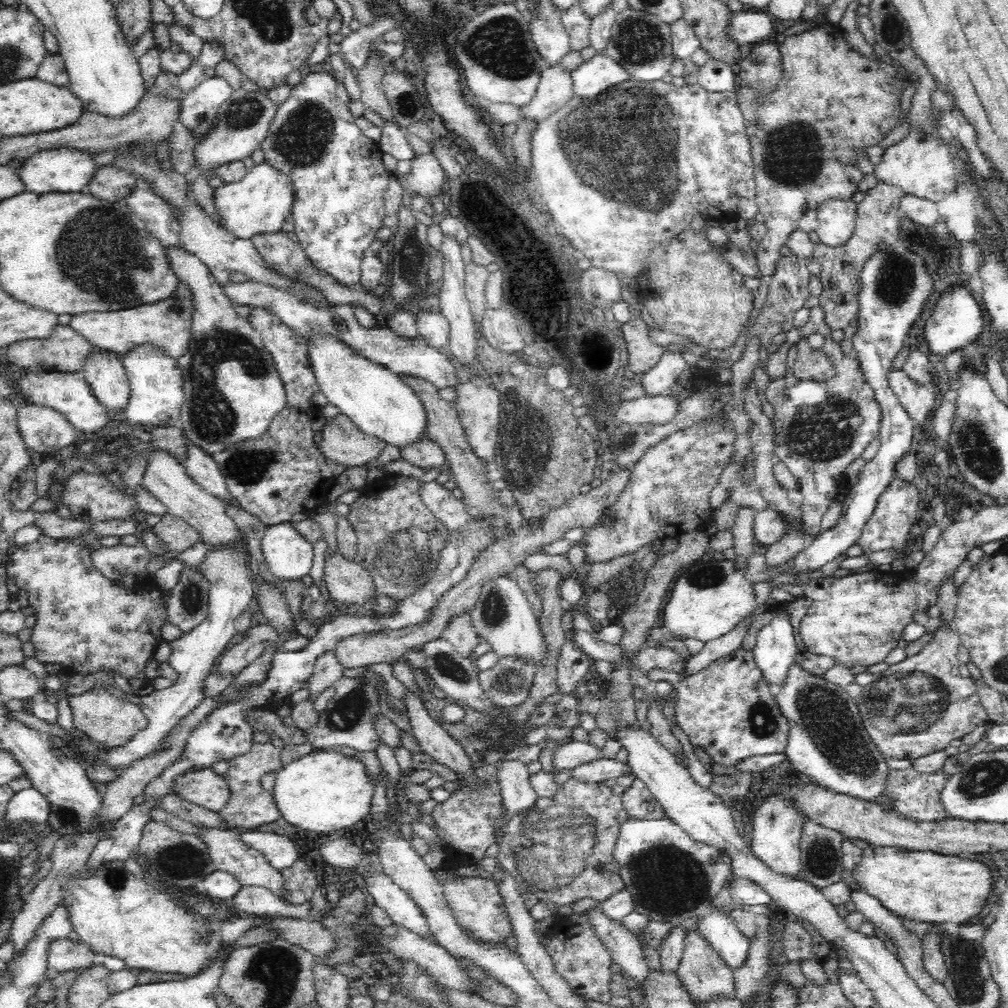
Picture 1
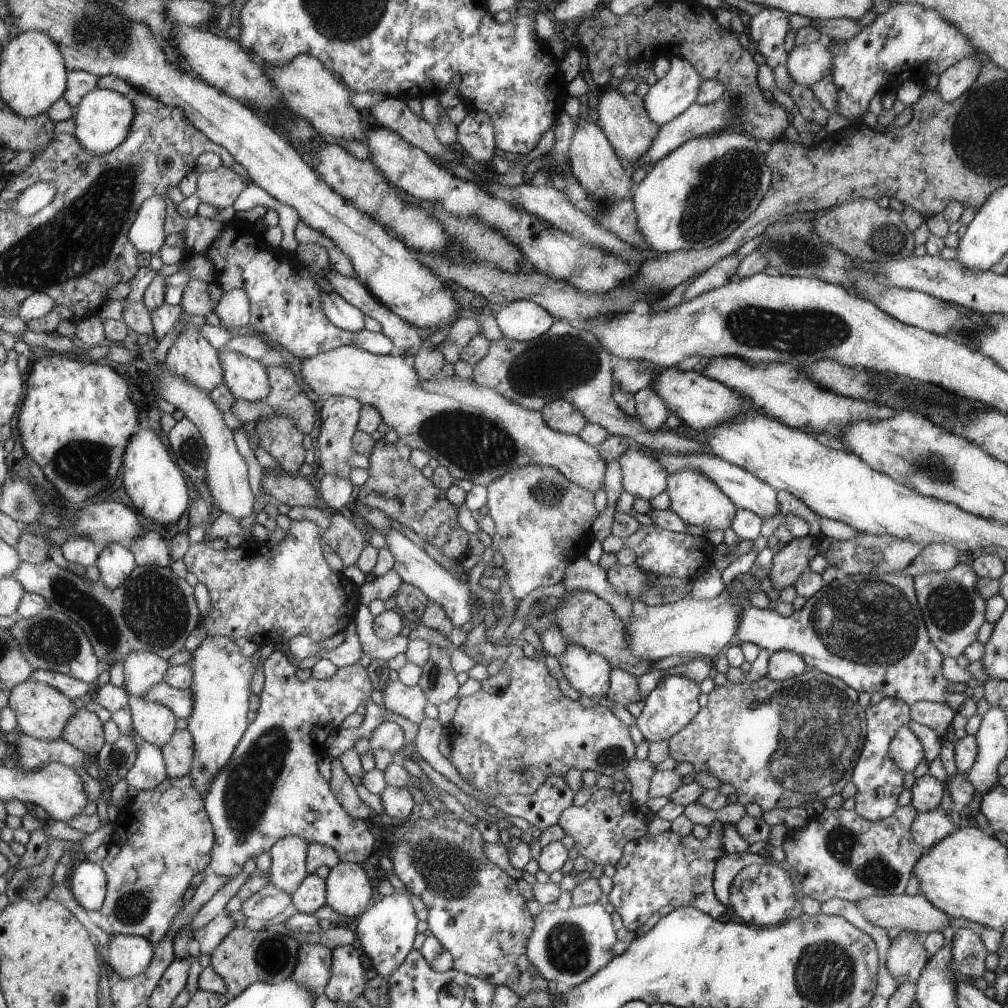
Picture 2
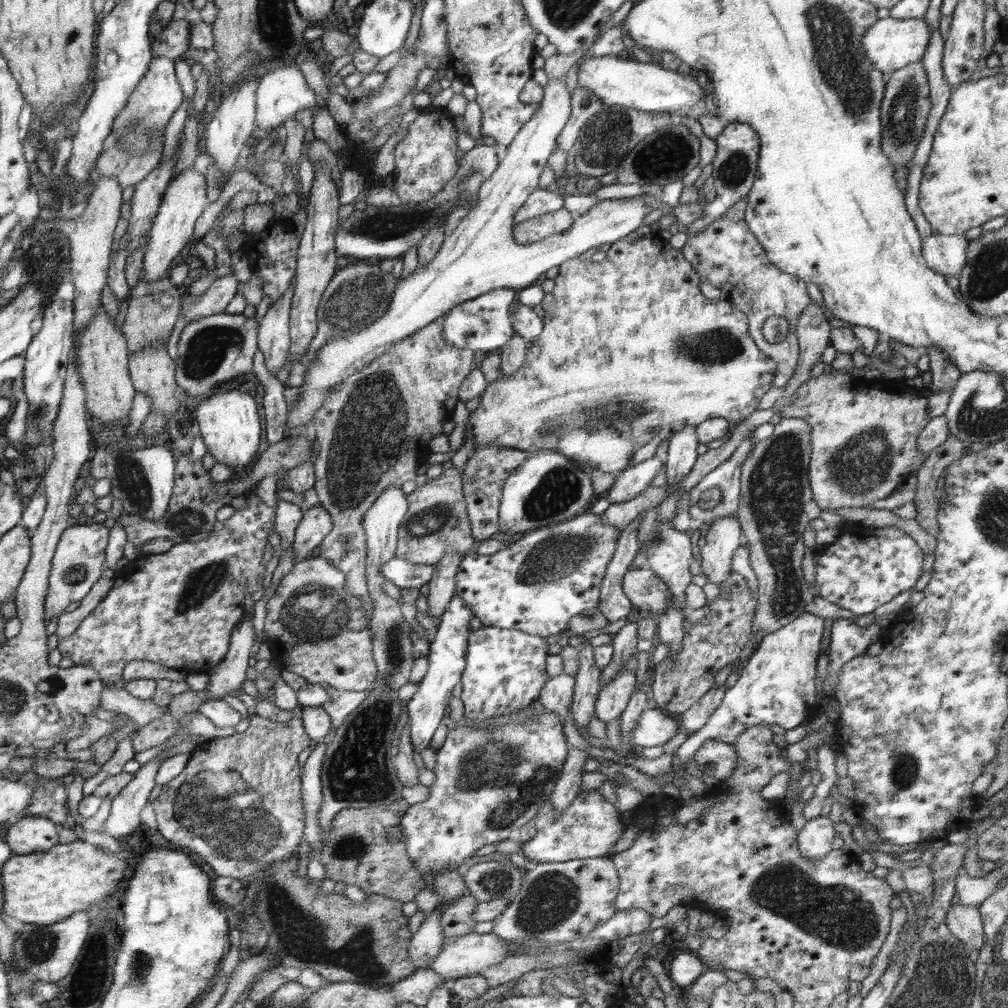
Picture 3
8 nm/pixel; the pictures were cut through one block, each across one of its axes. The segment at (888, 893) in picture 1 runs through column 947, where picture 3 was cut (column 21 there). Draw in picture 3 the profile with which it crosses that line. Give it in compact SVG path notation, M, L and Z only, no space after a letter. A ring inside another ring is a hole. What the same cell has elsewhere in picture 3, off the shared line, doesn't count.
M80 837L68 844L58 843L54 848L46 852L30 853L27 855L14 854L6 863L4 869L4 879L6 886L6 910L9 916L14 916L26 924L54 924L54 922L64 921L70 914L80 912L80 910L92 909L90 906L106 898L116 884L120 882L126 862L124 858L128 856L124 850L118 852L120 846L115 845L113 850L103 850L102 847L94 846L84 837Z

